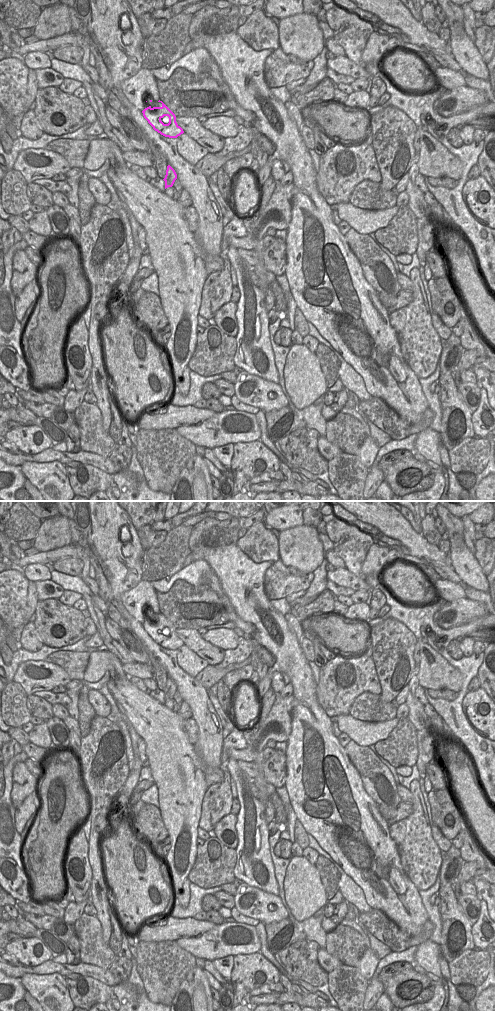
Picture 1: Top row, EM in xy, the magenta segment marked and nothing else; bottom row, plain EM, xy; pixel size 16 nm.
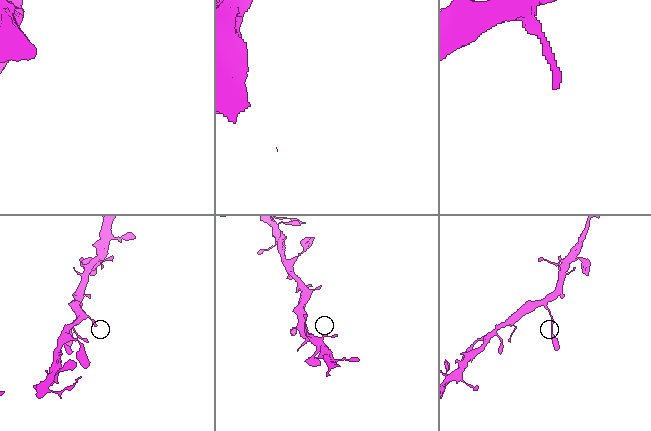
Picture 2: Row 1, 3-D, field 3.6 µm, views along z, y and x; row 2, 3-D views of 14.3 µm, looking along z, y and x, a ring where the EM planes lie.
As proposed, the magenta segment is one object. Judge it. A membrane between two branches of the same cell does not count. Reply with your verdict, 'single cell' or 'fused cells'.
single cell

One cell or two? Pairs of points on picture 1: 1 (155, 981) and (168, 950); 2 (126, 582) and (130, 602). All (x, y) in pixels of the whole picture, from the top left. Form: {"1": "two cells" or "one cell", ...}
{"1": "one cell", "2": "two cells"}

